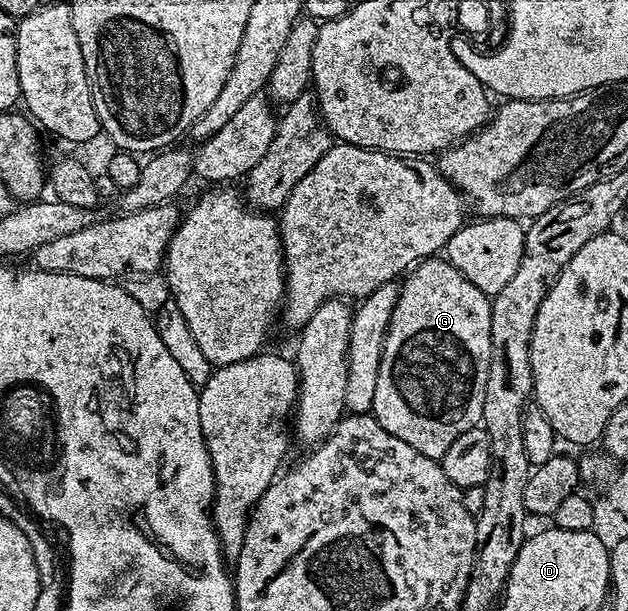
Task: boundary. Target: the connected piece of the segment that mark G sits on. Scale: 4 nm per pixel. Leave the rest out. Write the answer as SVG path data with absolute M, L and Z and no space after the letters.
M441 256L418 262L408 271L400 287L399 300L395 312L391 312L391 324L383 344L383 360L379 364L379 381L371 413L391 436L399 436L403 444L411 444L411 448L423 452L423 456L440 460L463 432L481 426L483 392L491 368L493 303L490 295L479 292L459 268Z

